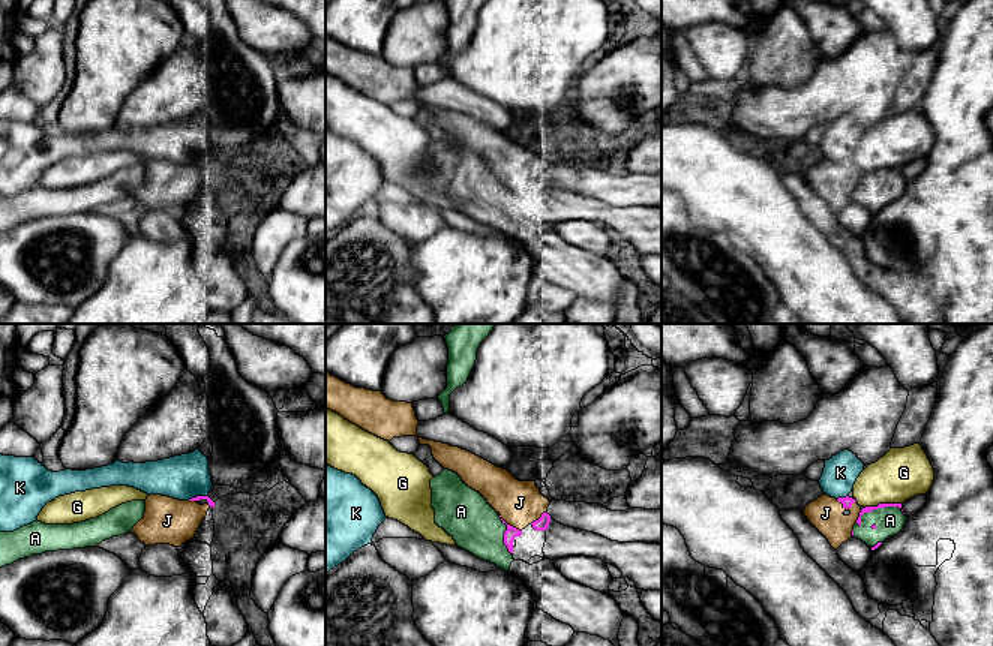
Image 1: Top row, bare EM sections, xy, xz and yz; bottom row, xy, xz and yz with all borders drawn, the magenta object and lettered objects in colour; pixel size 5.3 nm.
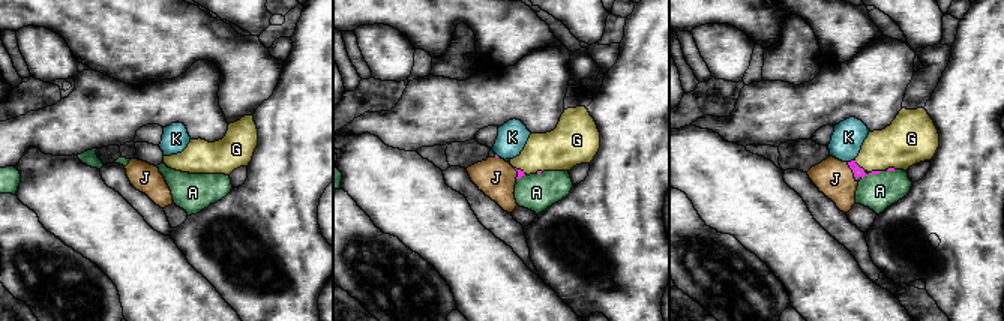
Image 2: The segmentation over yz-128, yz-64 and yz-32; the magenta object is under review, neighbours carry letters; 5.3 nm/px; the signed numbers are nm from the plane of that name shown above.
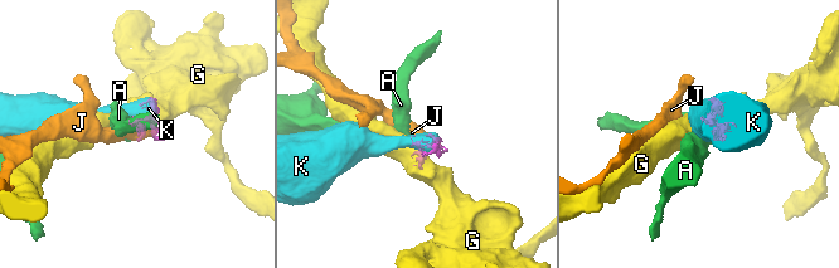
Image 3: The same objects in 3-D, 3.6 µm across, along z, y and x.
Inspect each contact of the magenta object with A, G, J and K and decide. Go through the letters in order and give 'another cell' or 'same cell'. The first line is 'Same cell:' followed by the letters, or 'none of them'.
Same cell: J
A: another cell
G: another cell
J: same cell
K: another cell

